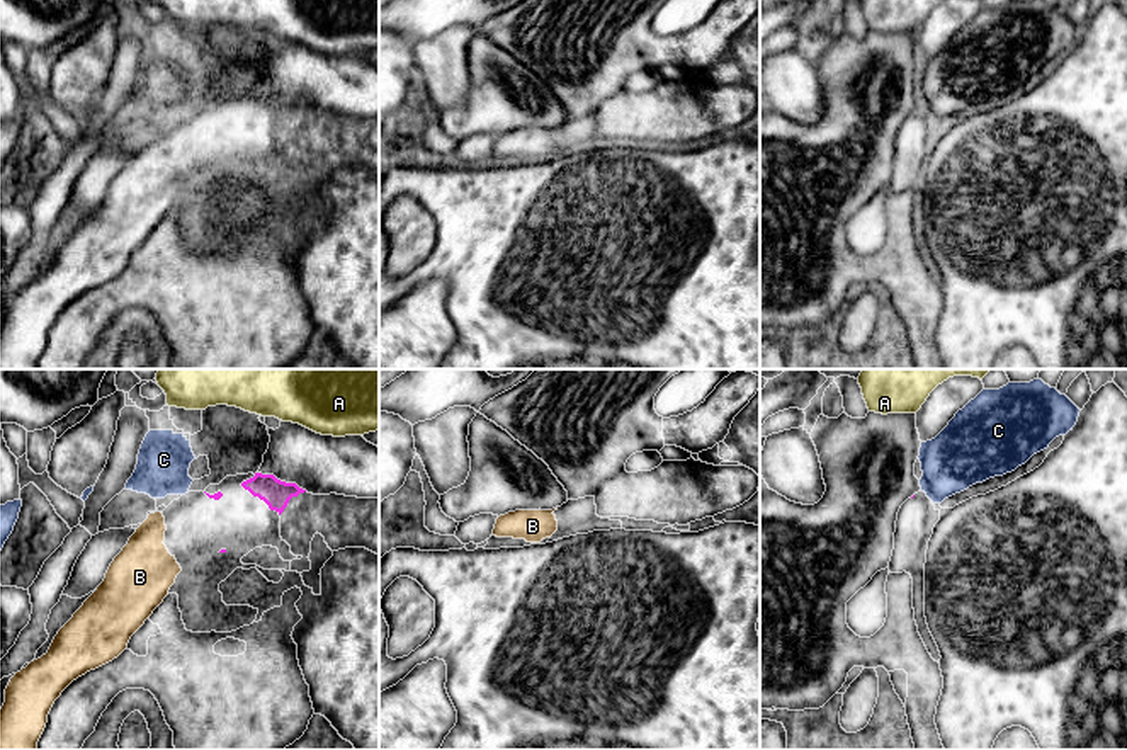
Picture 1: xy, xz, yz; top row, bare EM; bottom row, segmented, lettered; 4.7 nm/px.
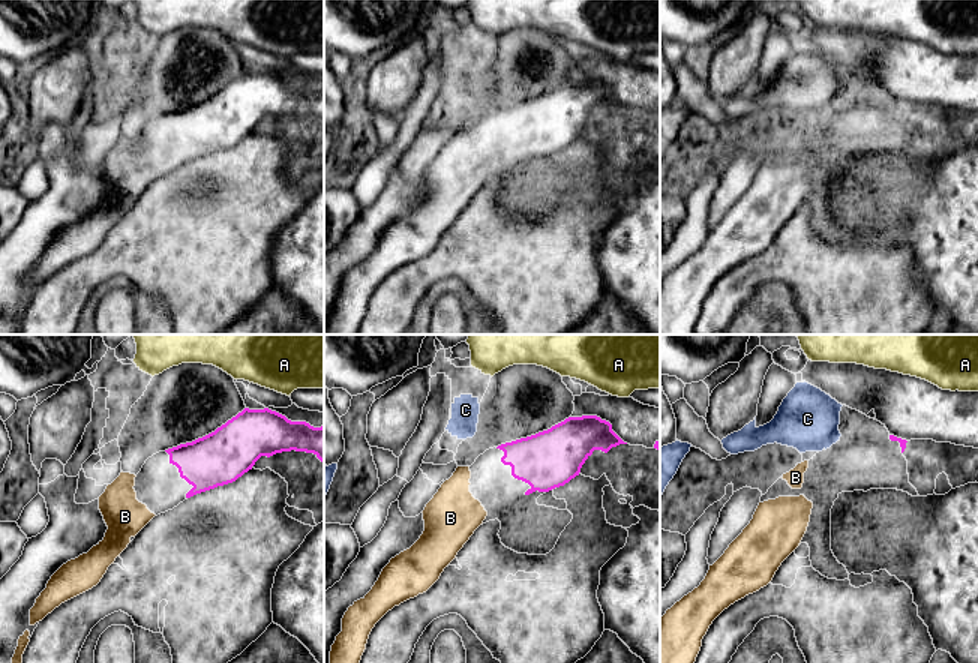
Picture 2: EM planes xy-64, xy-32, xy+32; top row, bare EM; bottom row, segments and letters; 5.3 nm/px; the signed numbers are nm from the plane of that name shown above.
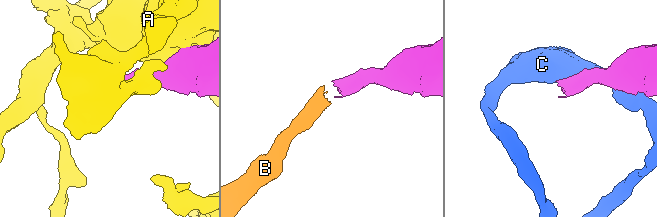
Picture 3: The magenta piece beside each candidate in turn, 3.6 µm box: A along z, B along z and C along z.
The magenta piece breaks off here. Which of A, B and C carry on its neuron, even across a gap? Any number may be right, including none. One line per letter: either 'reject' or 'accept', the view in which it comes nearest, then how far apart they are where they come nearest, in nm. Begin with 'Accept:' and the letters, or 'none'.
Accept: B
A: reject; nearest in xy; 260 nm apart
B: accept; nearest in xy; 200 nm apart
C: reject; nearest in xy; 80 nm apart

